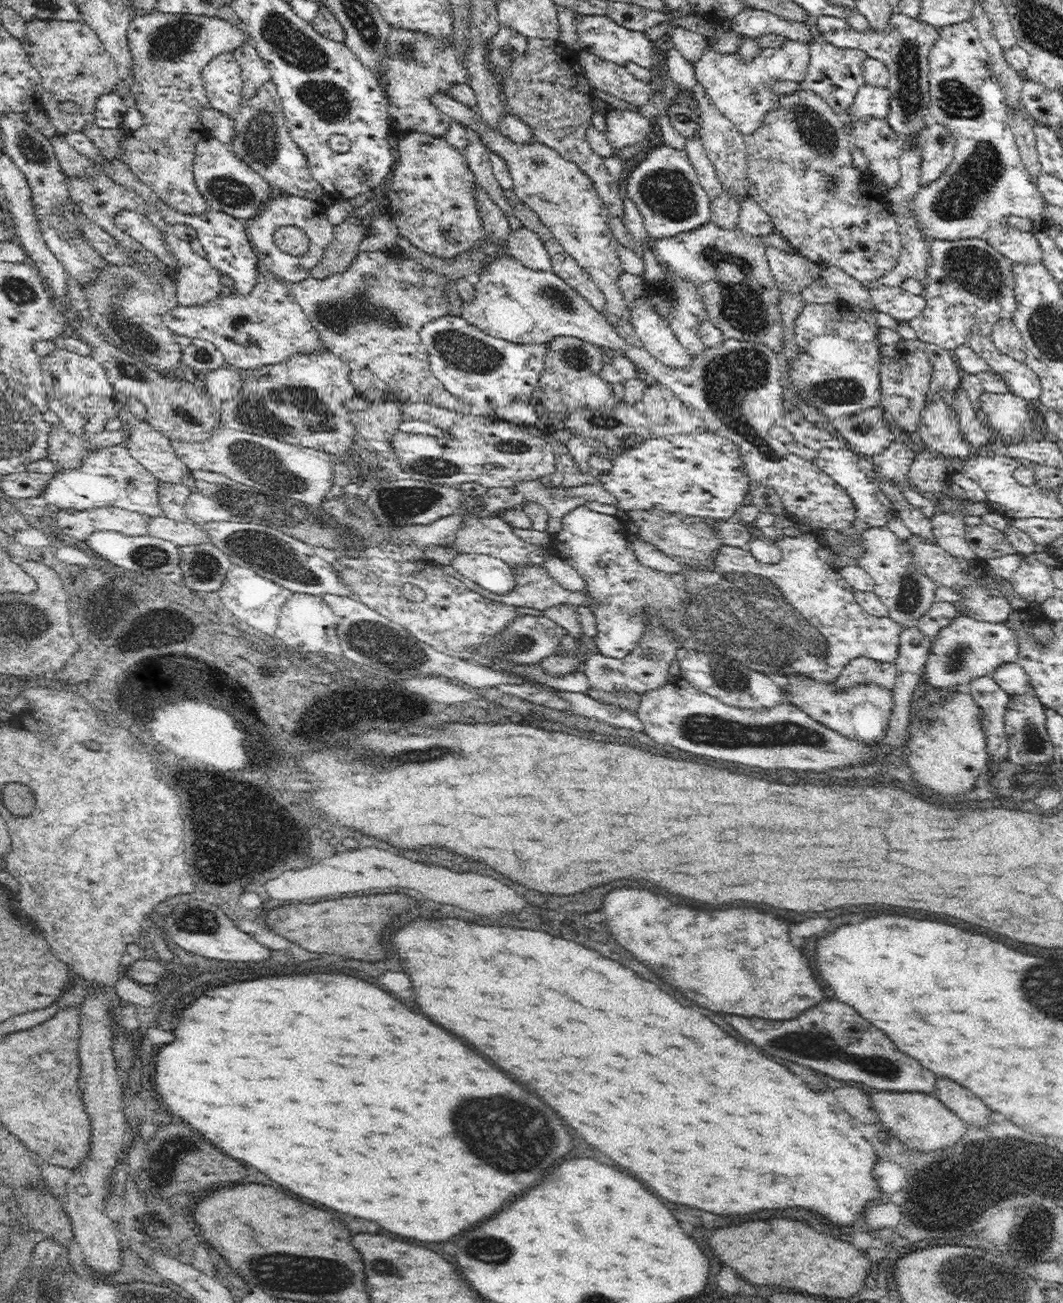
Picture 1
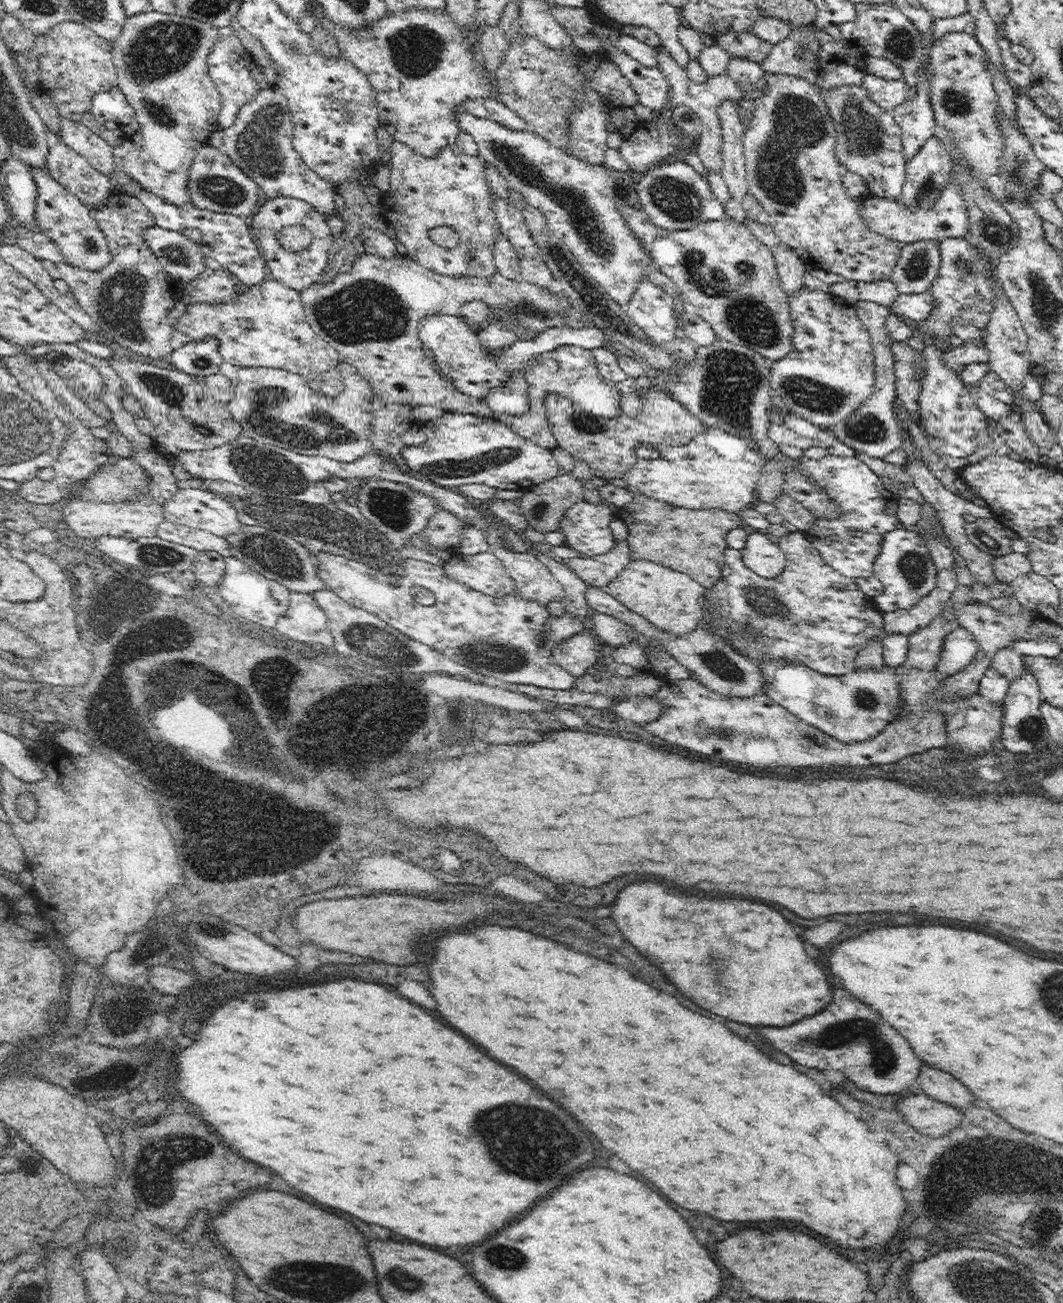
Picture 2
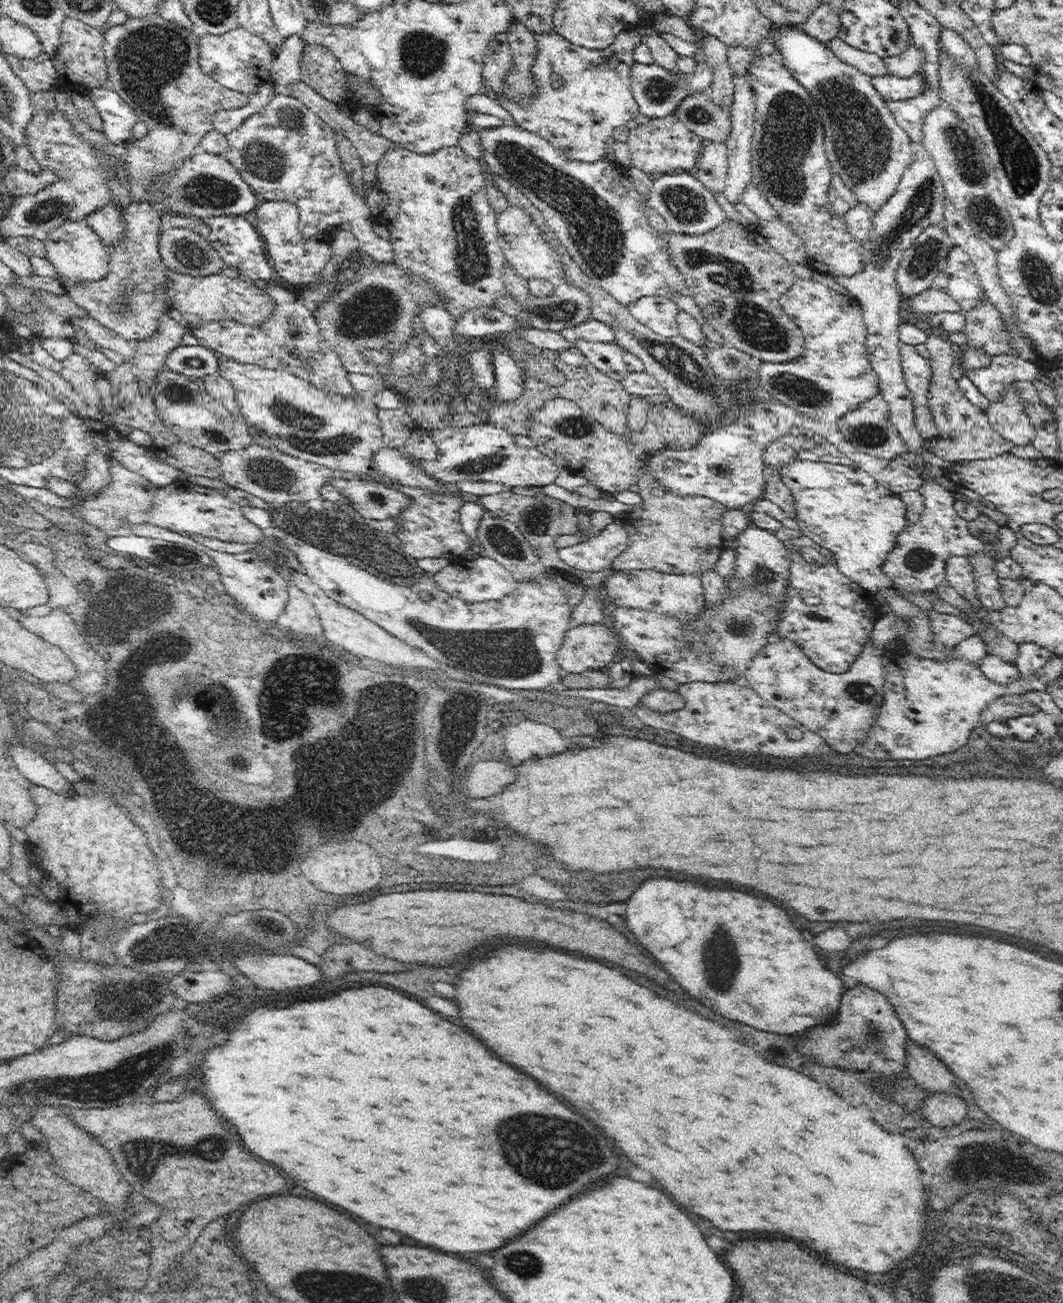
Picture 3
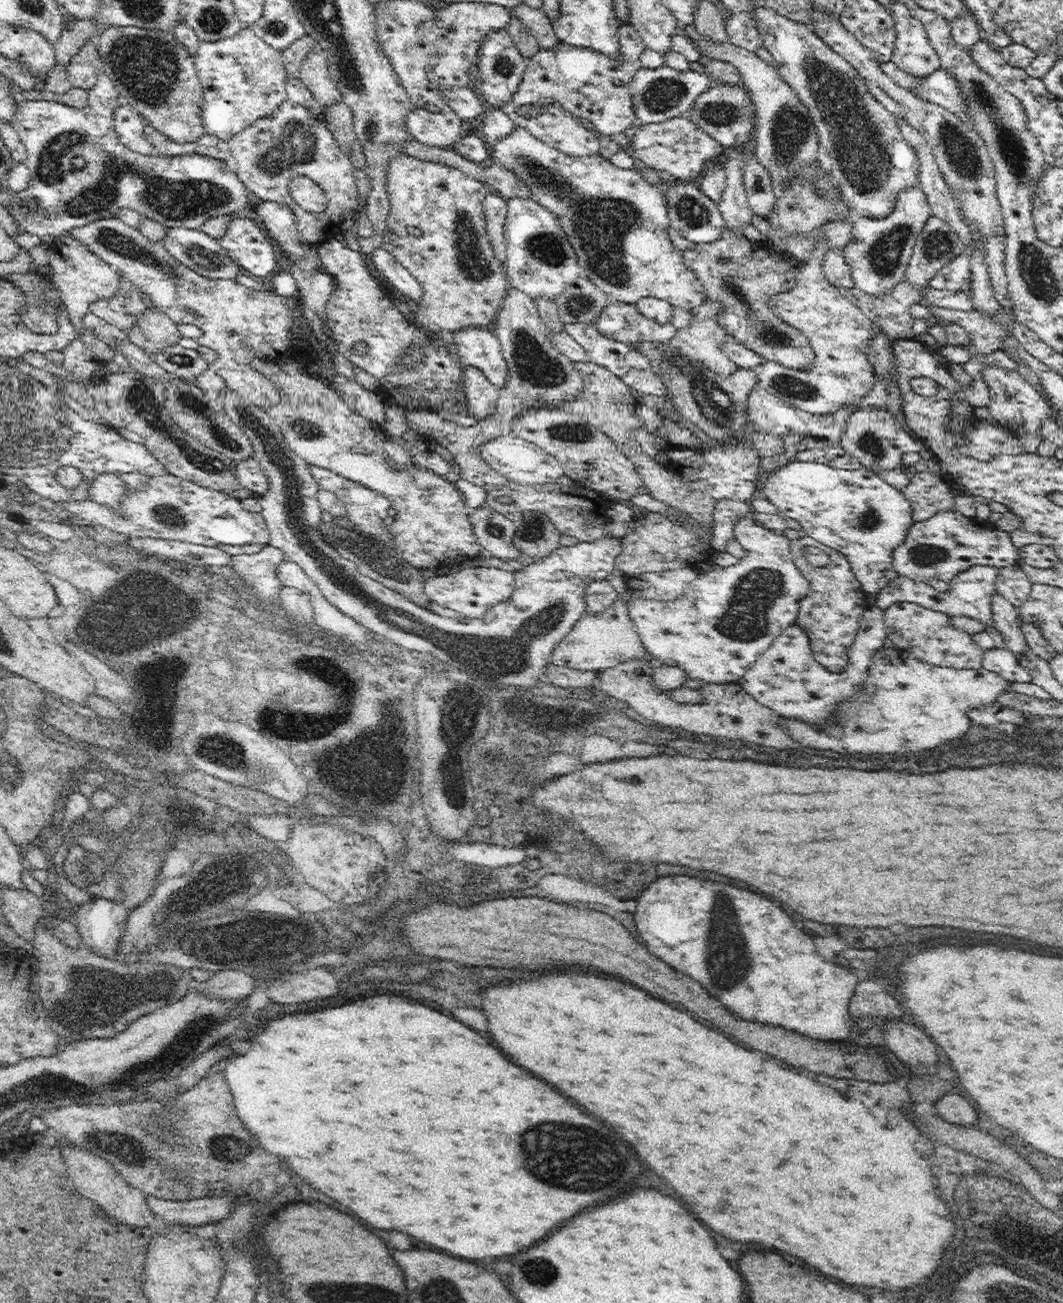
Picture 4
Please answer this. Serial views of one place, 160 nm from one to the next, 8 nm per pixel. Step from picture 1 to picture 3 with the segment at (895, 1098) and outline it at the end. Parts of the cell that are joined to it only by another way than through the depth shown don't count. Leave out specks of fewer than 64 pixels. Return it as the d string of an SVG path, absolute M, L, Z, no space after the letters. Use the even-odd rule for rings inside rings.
M931 1092L926 1097L923 1115L936 1126L955 1125L967 1117L966 1102L948 1092Z

